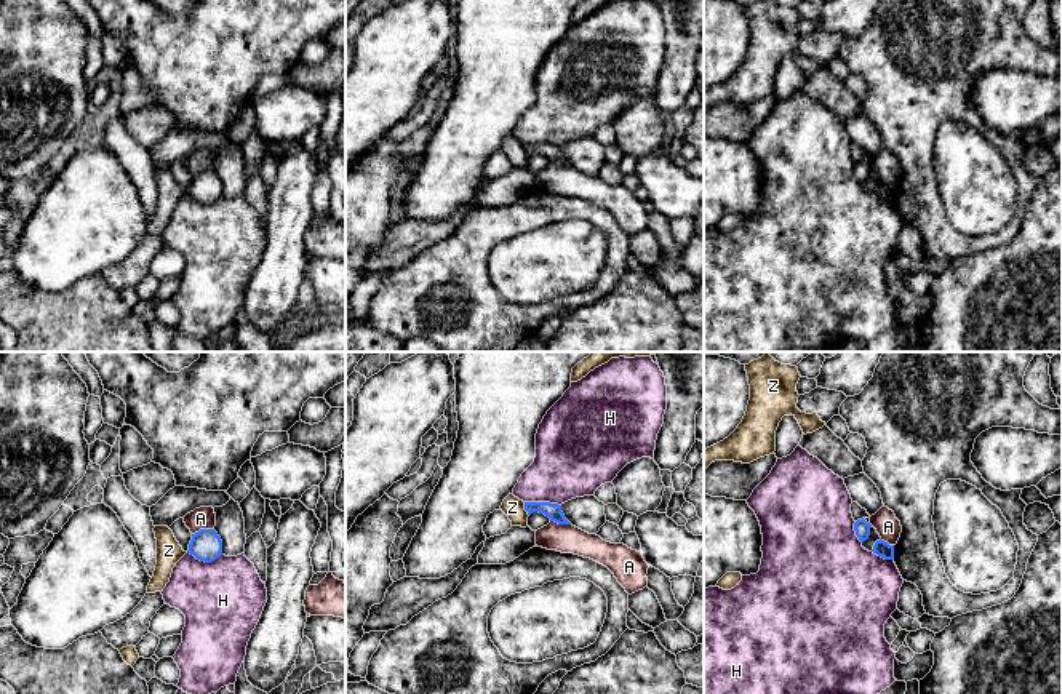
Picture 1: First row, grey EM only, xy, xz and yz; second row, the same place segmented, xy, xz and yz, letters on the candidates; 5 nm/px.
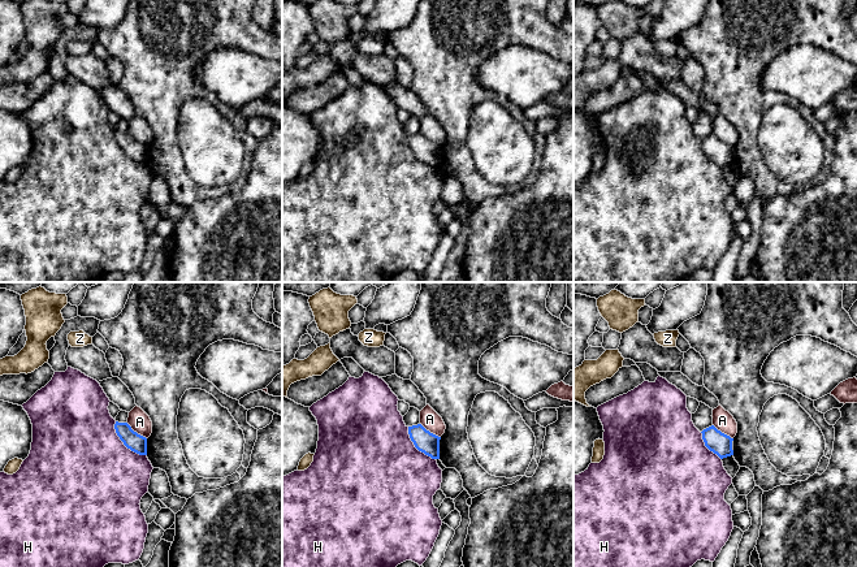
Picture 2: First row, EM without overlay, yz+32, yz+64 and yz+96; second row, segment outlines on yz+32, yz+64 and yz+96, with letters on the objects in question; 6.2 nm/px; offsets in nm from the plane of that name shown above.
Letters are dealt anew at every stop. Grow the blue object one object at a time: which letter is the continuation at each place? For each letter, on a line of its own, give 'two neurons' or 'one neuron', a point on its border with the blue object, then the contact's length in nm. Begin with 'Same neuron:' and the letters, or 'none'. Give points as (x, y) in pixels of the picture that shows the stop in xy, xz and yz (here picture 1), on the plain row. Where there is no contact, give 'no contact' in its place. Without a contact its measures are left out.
Same neuron: none
A: two neurons; contact xy (202, 171); length 120 nm
H: two neurons; contact xz (542, 144); length 190 nm
Z: two neurons; contact xz (525, 151); length 80 nm

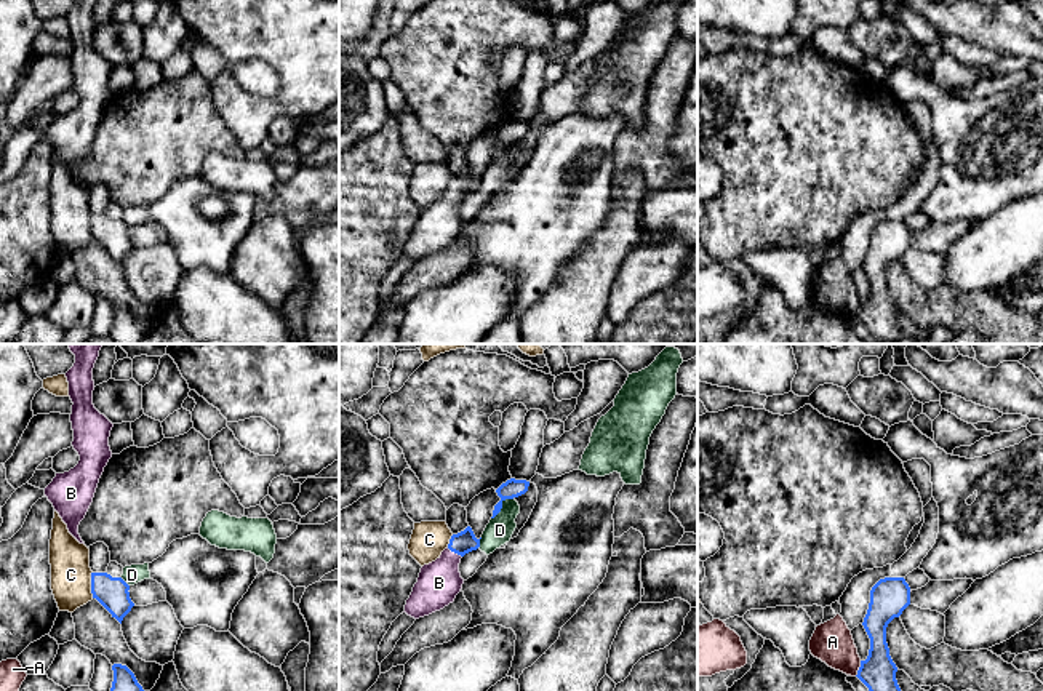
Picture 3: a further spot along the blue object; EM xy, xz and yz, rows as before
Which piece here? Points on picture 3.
Same neuron: B
A: two neurons; contact yz (859, 311); length 90 nm
B: one neuron; contact xz (455, 194); length 90 nm
C: two neurons; contact xy (91, 226); length 140 nm
D: two neurons; contact xz (501, 147); length 160 nm

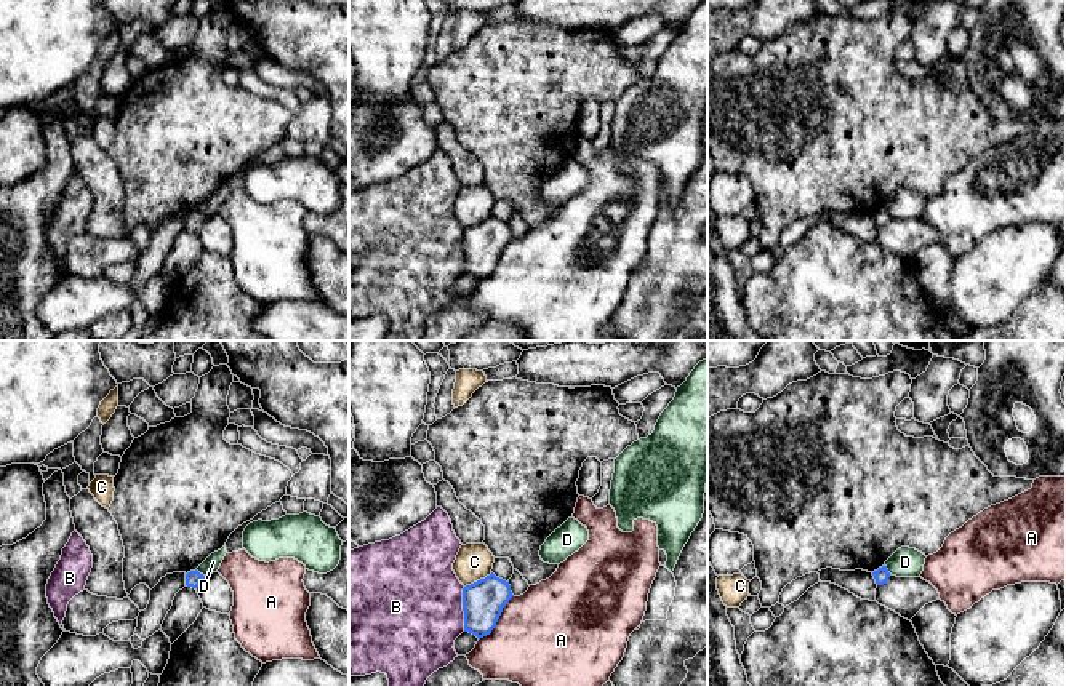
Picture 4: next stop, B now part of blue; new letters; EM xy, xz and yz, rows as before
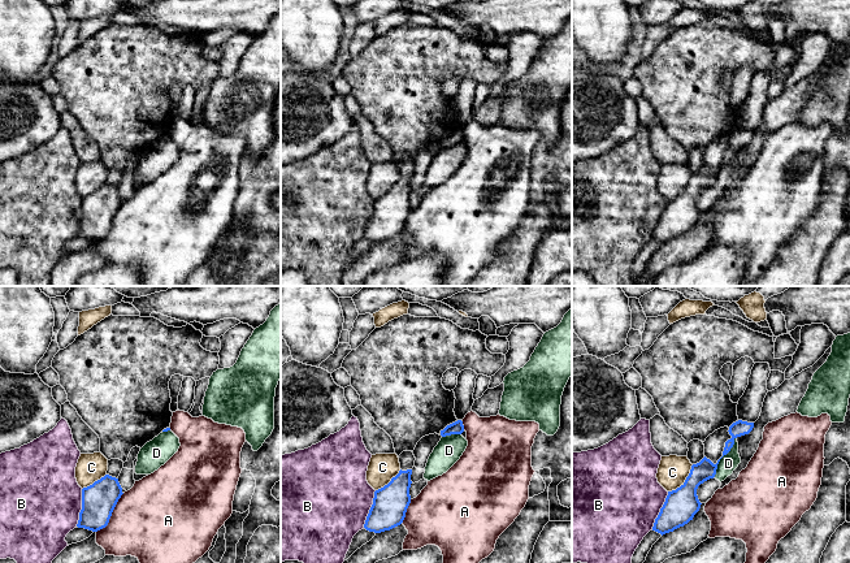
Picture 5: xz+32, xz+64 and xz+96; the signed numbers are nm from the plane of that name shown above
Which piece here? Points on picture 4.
Same neuron: none
A: two neurons; contact xz (498, 259); length 280 nm
B: two neurons; contact xz (463, 251); length 220 nm
C: two neurons; contact xz (477, 223); length 160 nm
D: two neurons; contact xy (199, 215); length 70 nm

